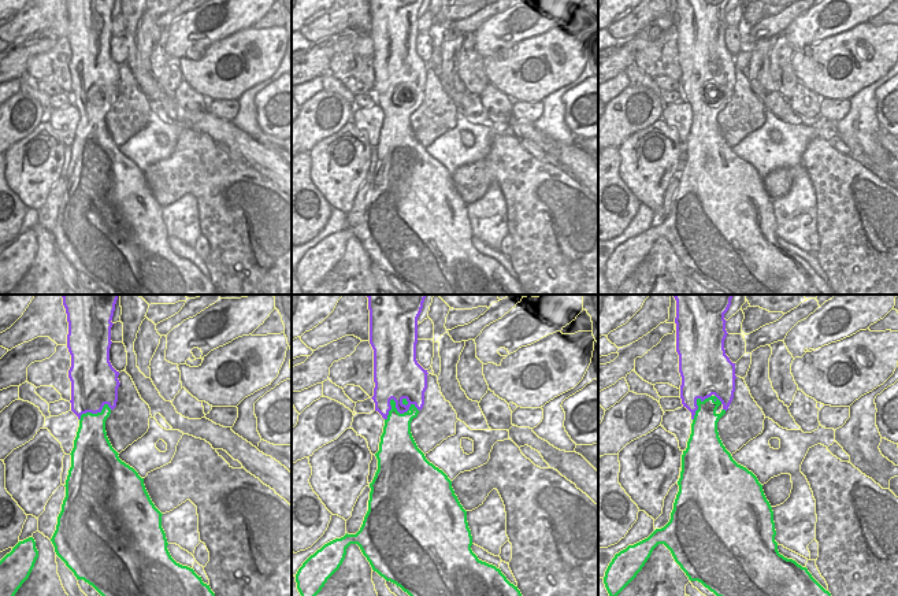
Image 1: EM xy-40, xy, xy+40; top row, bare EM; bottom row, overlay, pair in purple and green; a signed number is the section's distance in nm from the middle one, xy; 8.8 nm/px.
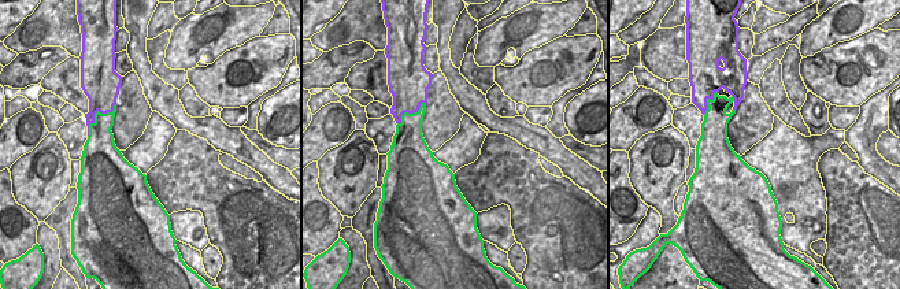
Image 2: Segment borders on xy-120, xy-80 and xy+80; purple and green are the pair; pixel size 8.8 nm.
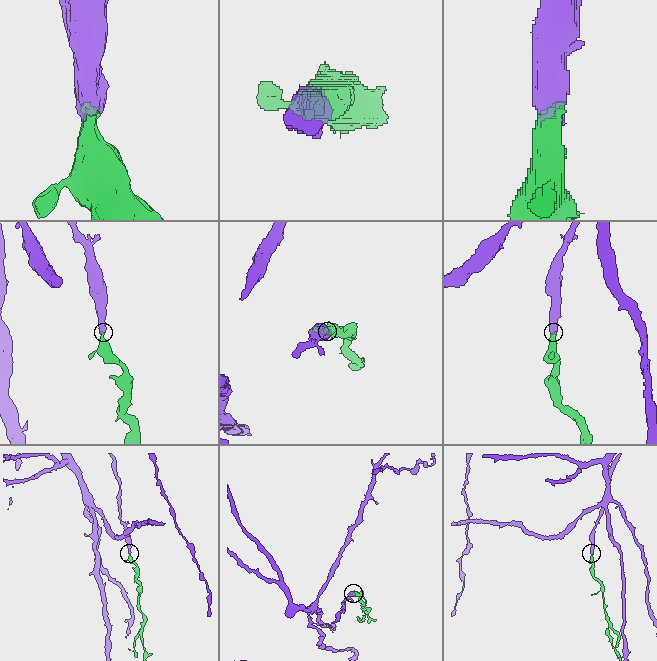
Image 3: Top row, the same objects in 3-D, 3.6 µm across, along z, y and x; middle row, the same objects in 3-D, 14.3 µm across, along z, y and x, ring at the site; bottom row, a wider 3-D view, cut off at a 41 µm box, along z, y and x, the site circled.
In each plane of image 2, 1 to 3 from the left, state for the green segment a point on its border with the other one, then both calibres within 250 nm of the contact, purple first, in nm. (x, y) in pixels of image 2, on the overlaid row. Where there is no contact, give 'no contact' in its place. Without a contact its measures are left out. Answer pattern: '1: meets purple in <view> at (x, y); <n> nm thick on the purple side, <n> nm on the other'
1: meets purple in xy-120 at (96, 111); 320 nm thick on the purple side, 220 nm on the other
2: meets purple in xy-80 at (410, 112); 340 nm thick on the purple side, 260 nm on the other
3: meets purple in xy+80 at (706, 102); 300 nm thick on the purple side, 240 nm on the other

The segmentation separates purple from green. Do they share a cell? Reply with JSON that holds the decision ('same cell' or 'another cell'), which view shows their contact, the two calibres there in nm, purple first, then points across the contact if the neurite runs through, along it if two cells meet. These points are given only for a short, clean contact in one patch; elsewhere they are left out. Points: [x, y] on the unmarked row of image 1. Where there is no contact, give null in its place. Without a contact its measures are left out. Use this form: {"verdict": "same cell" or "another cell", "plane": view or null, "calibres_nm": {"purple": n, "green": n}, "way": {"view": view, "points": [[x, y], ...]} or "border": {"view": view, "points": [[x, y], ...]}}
{"verdict": "same cell", "plane": "xy", "calibres_nm": {"purple": 400, "green": 240}}

